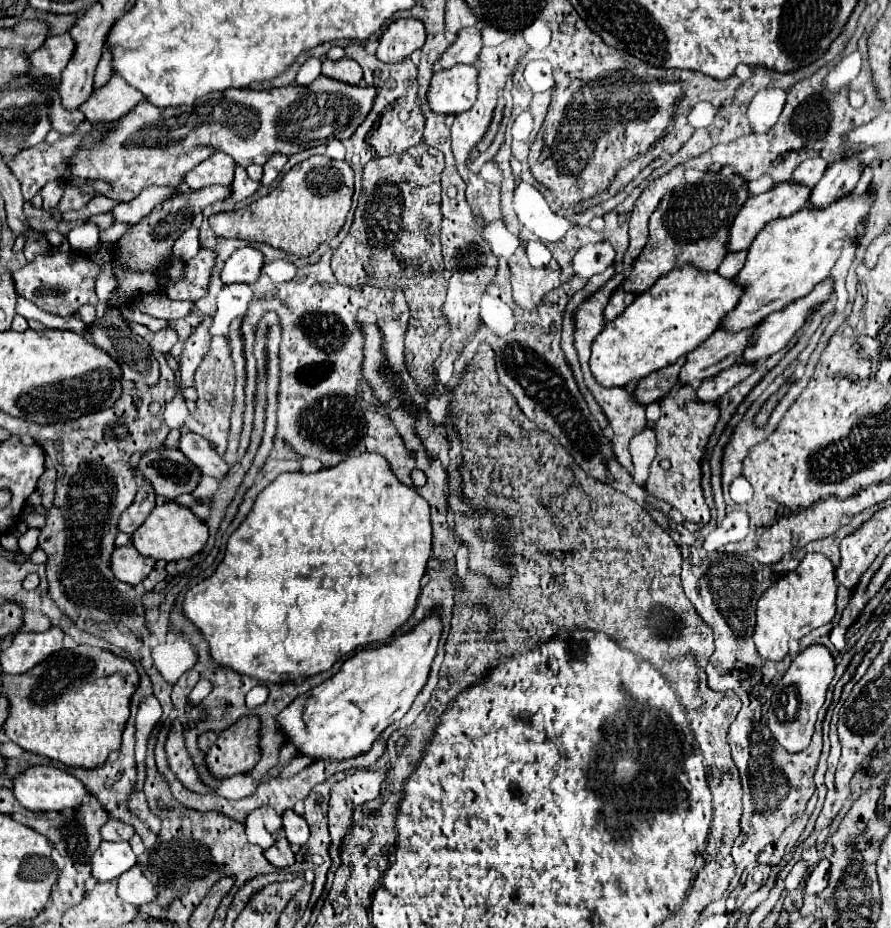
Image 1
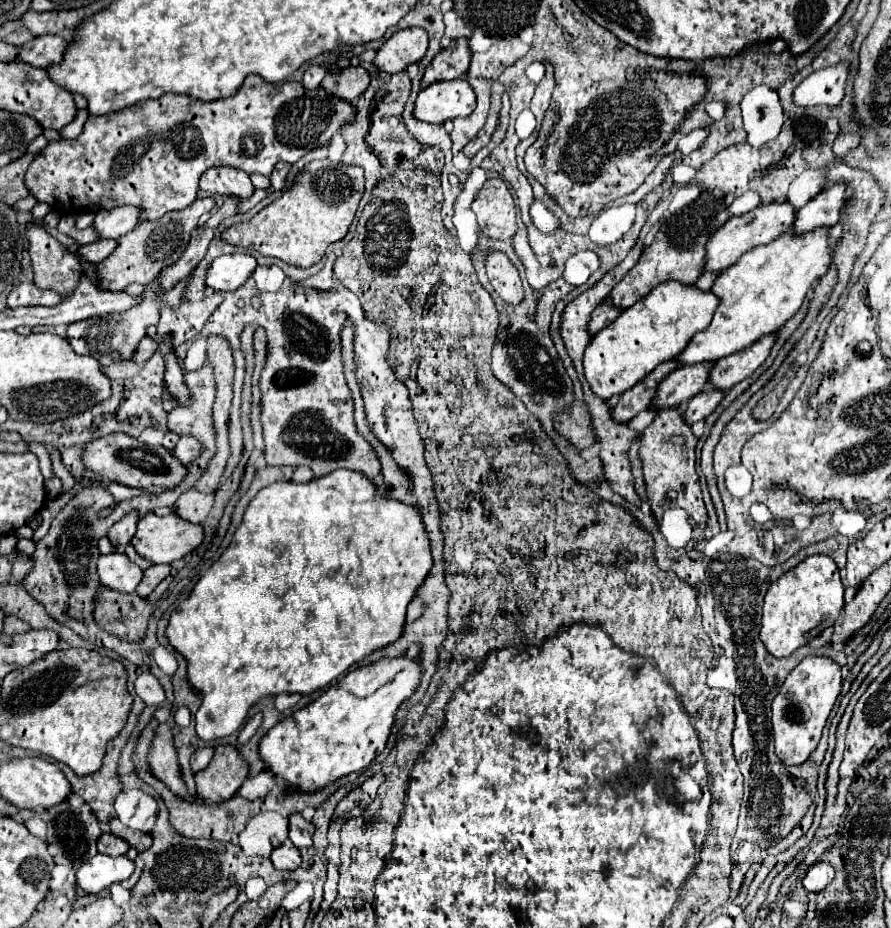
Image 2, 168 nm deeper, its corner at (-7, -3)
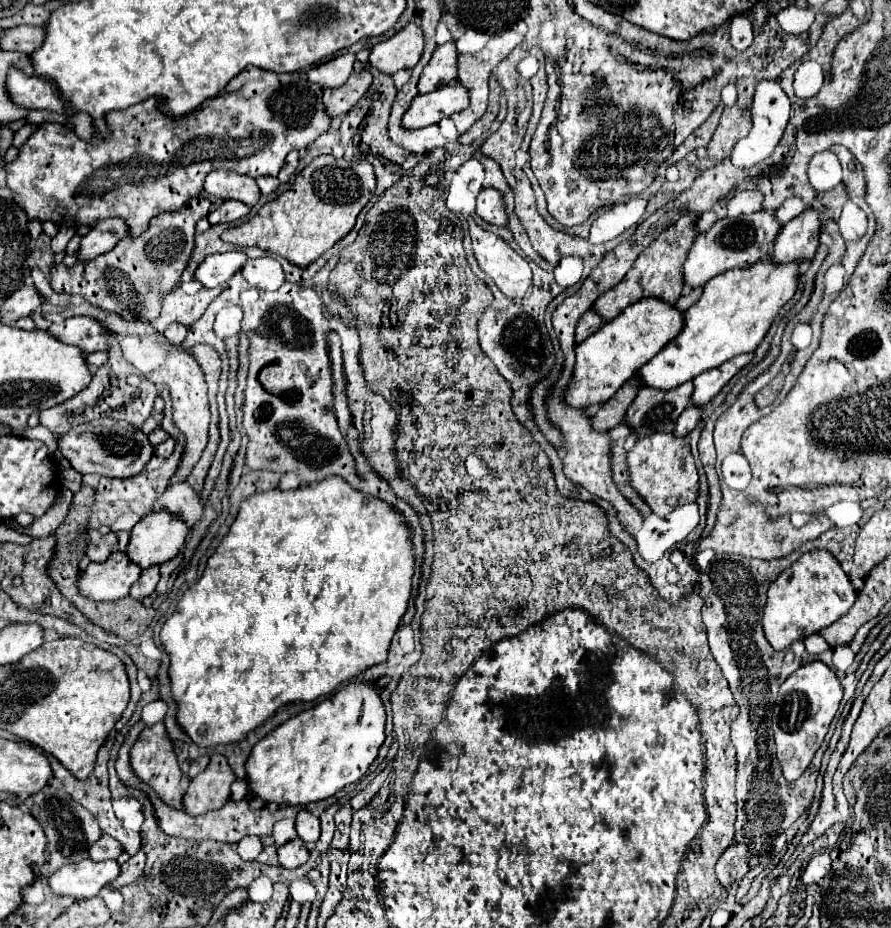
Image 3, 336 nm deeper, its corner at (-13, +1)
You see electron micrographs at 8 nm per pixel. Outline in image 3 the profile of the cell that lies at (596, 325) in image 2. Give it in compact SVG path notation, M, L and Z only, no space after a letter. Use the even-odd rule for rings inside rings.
M584 312L576 324L576 332L574 332L574 342L582 342L586 340L590 334L594 334L598 328L602 326L602 320L600 316L594 316L594 312Z

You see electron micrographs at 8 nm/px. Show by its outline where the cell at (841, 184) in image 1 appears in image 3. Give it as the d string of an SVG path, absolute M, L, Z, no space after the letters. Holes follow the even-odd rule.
M804 210L800 216L784 224L782 232L778 232L778 240L774 240L770 256L772 264L810 260L818 248L820 226L820 214L816 210Z

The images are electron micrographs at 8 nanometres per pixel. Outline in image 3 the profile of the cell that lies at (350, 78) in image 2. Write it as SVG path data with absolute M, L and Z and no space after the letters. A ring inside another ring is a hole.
M368 70L354 72L350 78L338 86L338 88L324 88L324 106L328 116L336 118L340 114L346 114L370 88L372 84L372 74Z

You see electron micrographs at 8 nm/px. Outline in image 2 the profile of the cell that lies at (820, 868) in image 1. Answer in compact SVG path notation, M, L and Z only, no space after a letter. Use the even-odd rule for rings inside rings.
M818 862L808 870L802 884L808 892L822 892L832 880L834 880L834 868L828 862Z

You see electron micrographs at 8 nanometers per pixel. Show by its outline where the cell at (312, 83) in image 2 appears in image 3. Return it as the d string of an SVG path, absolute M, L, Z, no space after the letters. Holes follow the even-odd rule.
M340 54L324 64L318 64L308 70L308 80L320 84L322 88L334 88L342 86L348 76L352 74L352 64L354 64L354 54Z

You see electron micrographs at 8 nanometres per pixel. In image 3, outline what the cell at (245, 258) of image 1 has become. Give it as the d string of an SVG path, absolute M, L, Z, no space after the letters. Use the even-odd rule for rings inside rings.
M244 252L212 254L212 256L206 256L204 262L196 268L194 278L206 288L216 288L218 284L224 284L226 280L230 280L230 276L234 276L244 262L246 262Z

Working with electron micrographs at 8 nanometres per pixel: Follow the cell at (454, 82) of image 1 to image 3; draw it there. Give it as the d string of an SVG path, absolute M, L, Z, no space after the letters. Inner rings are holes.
M460 84L442 86L430 94L416 96L402 116L402 128L414 130L430 124L438 124L442 118L462 112L468 106L468 90Z

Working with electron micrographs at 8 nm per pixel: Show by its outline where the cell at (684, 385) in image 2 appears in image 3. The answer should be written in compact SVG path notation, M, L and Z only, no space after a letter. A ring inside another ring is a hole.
M682 384L674 392L658 392L652 388L642 388L630 410L624 414L624 424L632 428L636 438L652 436L654 432L670 432L676 418L688 406L692 394L692 384Z

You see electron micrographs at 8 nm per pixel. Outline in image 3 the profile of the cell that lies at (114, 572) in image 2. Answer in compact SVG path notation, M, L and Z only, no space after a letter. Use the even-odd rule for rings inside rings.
M114 552L106 562L90 562L78 572L76 588L82 596L94 602L114 602L126 598L130 586L140 576L138 564L132 564L124 552Z

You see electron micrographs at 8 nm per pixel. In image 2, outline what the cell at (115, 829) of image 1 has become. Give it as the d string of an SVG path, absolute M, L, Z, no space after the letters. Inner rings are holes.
M104 832L98 838L98 852L102 852L102 854L120 856L120 854L126 854L128 850L130 850L130 844L126 840L120 840L120 836L116 836L112 832Z

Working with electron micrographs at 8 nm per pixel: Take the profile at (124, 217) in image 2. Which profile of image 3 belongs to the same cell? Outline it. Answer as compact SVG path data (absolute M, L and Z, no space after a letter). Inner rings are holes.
M120 218L100 220L94 228L90 228L86 236L82 236L80 248L76 252L78 262L86 262L100 254L110 252L122 238L126 238L126 234L128 234L128 228Z

